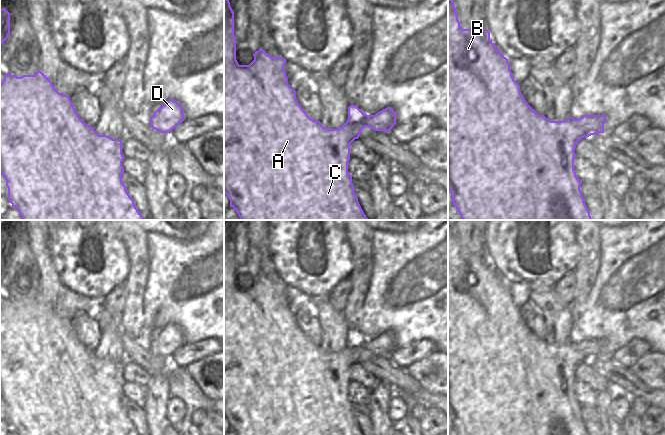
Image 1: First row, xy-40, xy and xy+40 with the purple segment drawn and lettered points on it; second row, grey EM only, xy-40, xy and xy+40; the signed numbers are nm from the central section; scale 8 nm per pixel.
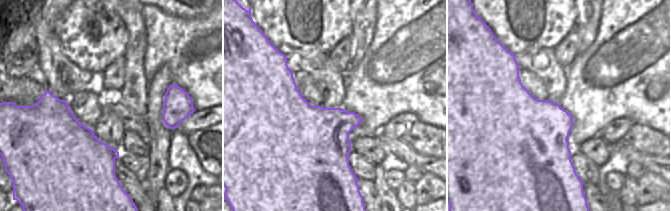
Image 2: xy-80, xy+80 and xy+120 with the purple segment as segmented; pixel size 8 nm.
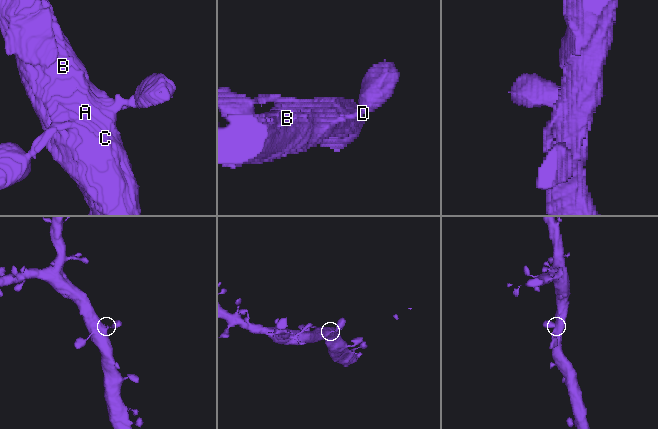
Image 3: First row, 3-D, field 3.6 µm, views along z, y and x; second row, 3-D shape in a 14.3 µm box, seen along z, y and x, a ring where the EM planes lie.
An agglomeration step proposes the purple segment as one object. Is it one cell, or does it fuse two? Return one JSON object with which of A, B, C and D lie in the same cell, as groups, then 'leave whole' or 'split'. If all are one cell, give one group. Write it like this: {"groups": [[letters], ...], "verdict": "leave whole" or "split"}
{"groups": [["A", "B", "C", "D"]], "verdict": "leave whole"}

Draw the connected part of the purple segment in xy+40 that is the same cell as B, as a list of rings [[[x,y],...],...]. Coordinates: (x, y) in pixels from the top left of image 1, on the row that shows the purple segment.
[[[448,0],[448,191],[462,220],[592,220],[580,190],[582,182],[574,170],[574,150],[582,138],[604,133],[605,122],[605,115],[583,115],[579,119],[569,117],[563,121],[551,121],[539,115],[522,96],[508,59],[490,40],[490,32],[487,29],[463,29],[453,0]]]

